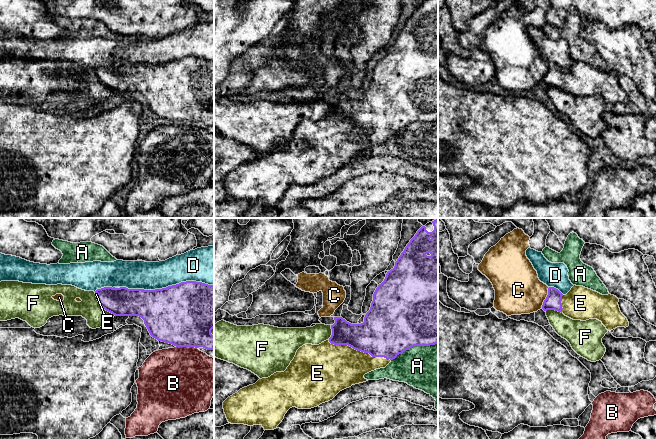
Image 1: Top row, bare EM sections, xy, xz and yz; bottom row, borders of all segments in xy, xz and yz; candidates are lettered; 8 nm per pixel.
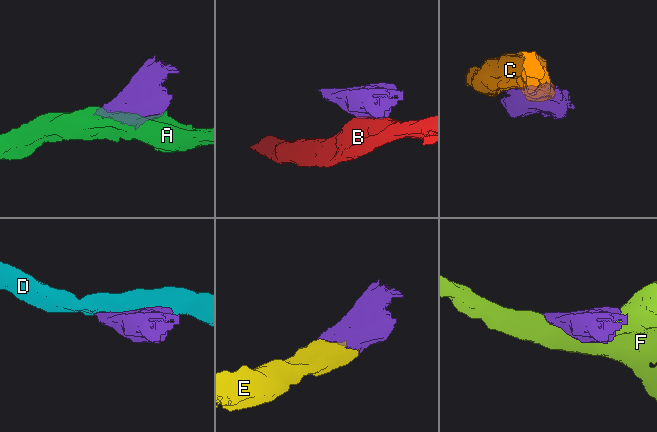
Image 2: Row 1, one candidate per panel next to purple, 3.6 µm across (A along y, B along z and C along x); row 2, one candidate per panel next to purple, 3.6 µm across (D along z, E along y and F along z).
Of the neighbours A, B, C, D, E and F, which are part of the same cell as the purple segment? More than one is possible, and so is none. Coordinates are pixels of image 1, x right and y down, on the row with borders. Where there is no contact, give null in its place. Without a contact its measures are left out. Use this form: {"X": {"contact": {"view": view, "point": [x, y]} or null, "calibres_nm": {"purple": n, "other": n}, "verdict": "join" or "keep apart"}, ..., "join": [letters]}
{"A": {"contact": {"view": "xz", "point": [414, 345]}, "calibres_nm": {"purple": 500, "other": 400}, "verdict": "keep apart"}, "B": {"contact": {"view": "xy", "point": [187, 346]}, "calibres_nm": {"purple": 500, "other": 500}, "verdict": "keep apart"}, "C": {"contact": {"view": "yz", "point": [546, 298]}, "calibres_nm": {"purple": 130, "other": 380}, "verdict": "keep apart"}, "D": {"contact": {"view": "xy", "point": [166, 287]}, "calibres_nm": {"purple": 480, "other": 220}, "verdict": "keep apart"}, "E": {"contact": {"view": "xz", "point": [359, 350]}, "calibres_nm": {"purple": 380, "other": 380}, "verdict": "join"}, "F": {"contact": {"view": "xy", "point": [104, 308]}, "calibres_nm": {"purple": 220, "other": 180}, "verdict": "keep apart"}, "join": ["E"]}

